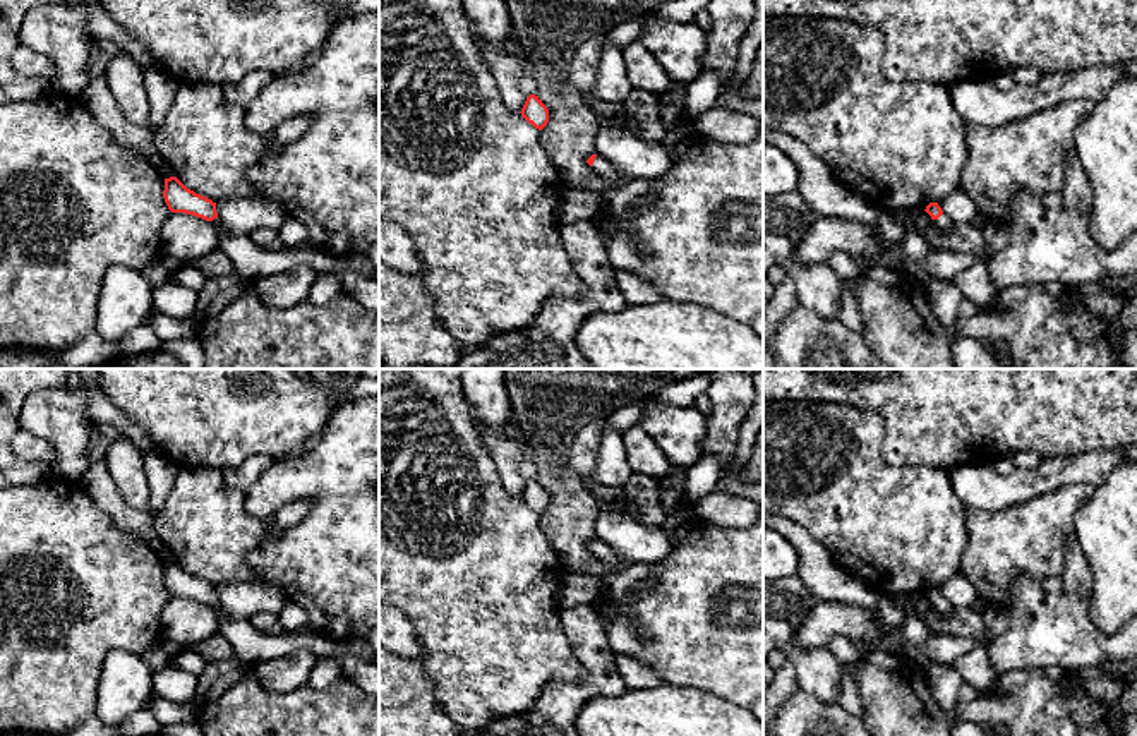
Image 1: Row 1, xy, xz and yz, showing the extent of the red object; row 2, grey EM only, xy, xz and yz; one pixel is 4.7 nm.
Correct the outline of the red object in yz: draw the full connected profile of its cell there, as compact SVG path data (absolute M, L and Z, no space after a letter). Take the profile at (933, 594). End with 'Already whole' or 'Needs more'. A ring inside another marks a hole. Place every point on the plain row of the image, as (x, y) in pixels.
M929 587L924 595L931 600L933 609L943 618L957 607L955 600L943 597L938 587Z. Needs more

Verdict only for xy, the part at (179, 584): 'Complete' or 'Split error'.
Split error

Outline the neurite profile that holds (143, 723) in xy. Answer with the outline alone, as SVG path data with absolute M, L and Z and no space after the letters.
M144 707L120 726L105 726L96 715L91 715L69 736L156 736L159 731L161 724L156 721L153 712Z

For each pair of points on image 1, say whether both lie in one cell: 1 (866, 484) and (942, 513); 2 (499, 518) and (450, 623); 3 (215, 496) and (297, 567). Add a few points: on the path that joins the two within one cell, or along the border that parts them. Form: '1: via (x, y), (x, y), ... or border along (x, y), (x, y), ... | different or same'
1: via (885, 503), (896, 513), (923, 513) | same
2: via (477, 544), (475, 597) | same
3: border along (300, 522), (271, 534), (247, 556), (261, 579) | different

